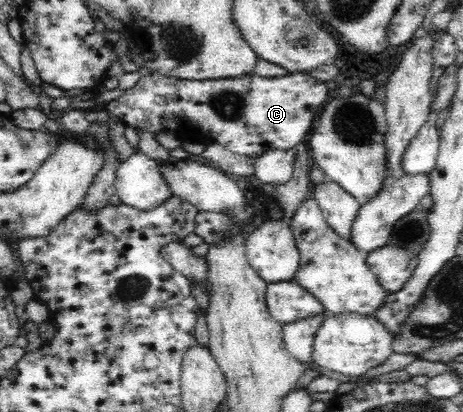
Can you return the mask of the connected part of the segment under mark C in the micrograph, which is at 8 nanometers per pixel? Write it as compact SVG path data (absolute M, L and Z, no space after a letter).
M152 72L141 77L132 89L127 89L118 99L107 102L106 109L116 115L125 125L141 128L152 134L173 131L182 141L196 139L205 144L218 143L247 157L259 157L266 149L295 148L305 140L313 122L321 113L329 97L328 89L308 73L287 74L281 77L261 77L257 74L241 75L231 79L179 80Z

